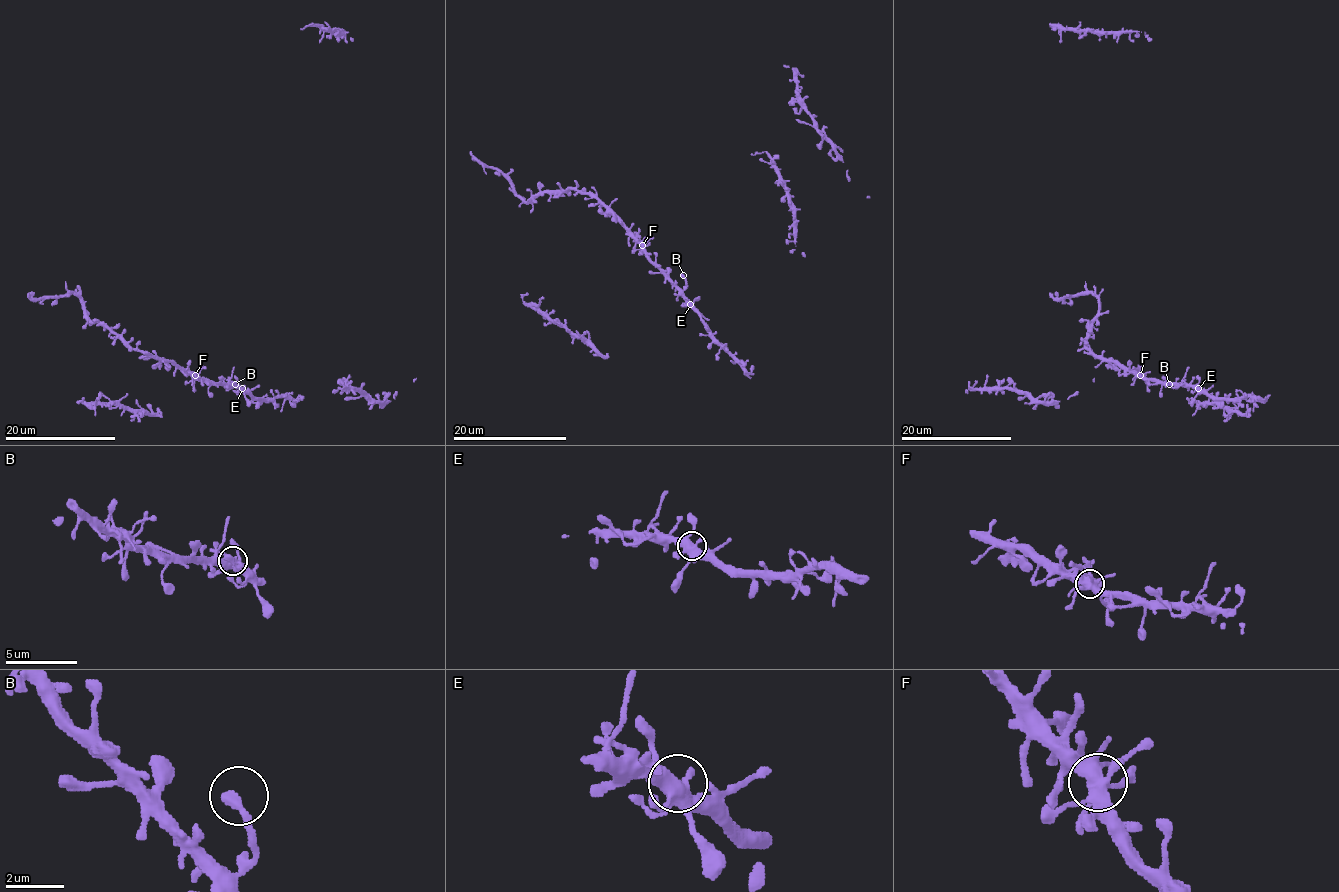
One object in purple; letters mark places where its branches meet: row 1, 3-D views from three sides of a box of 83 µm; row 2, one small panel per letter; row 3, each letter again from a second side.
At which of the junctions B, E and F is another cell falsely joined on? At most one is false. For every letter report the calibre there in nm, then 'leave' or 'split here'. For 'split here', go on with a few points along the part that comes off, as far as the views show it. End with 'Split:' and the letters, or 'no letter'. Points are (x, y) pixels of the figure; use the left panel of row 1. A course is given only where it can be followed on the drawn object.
B: calibre 360 nm; leave
E: calibre 480 nm; leave
F: calibre 480 nm; leave
Split: no letter

